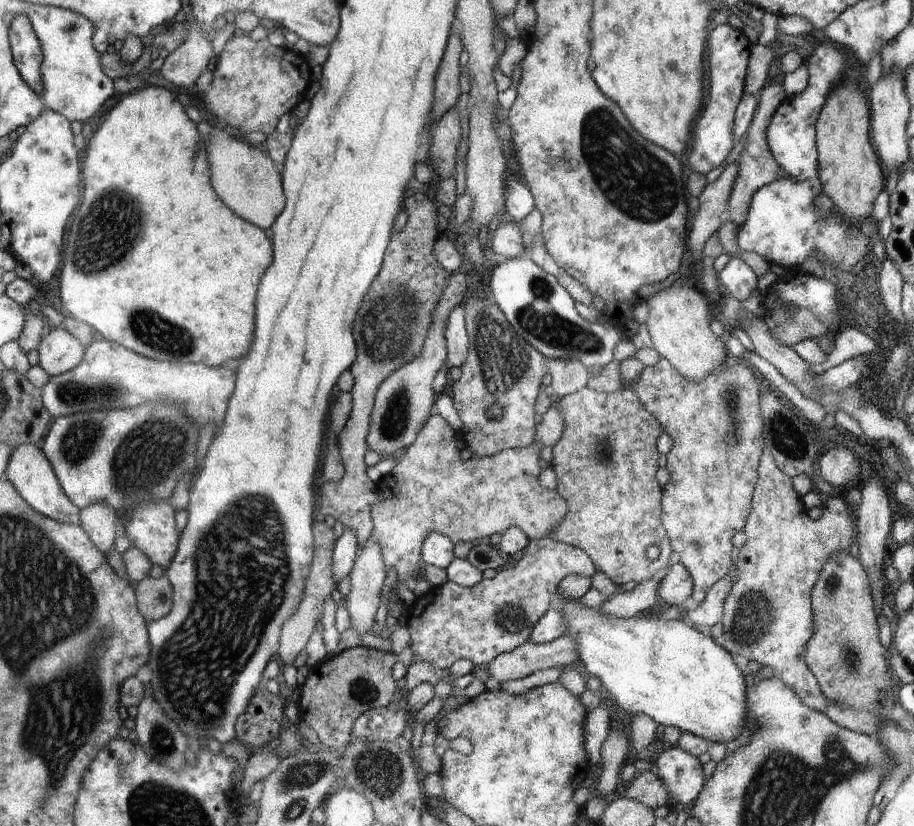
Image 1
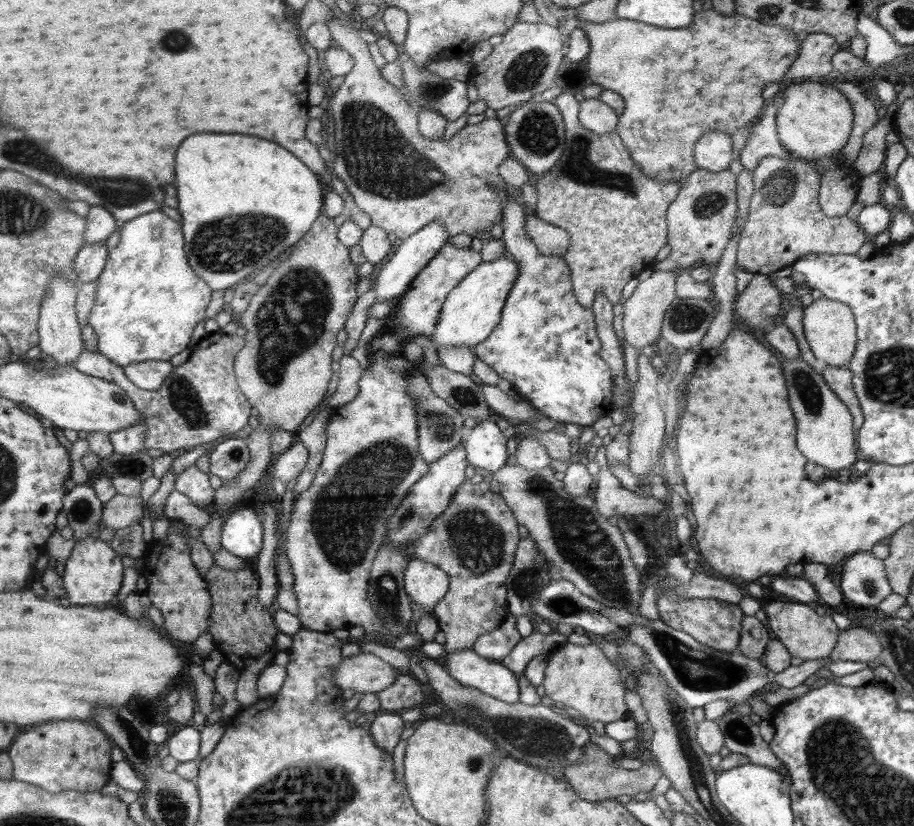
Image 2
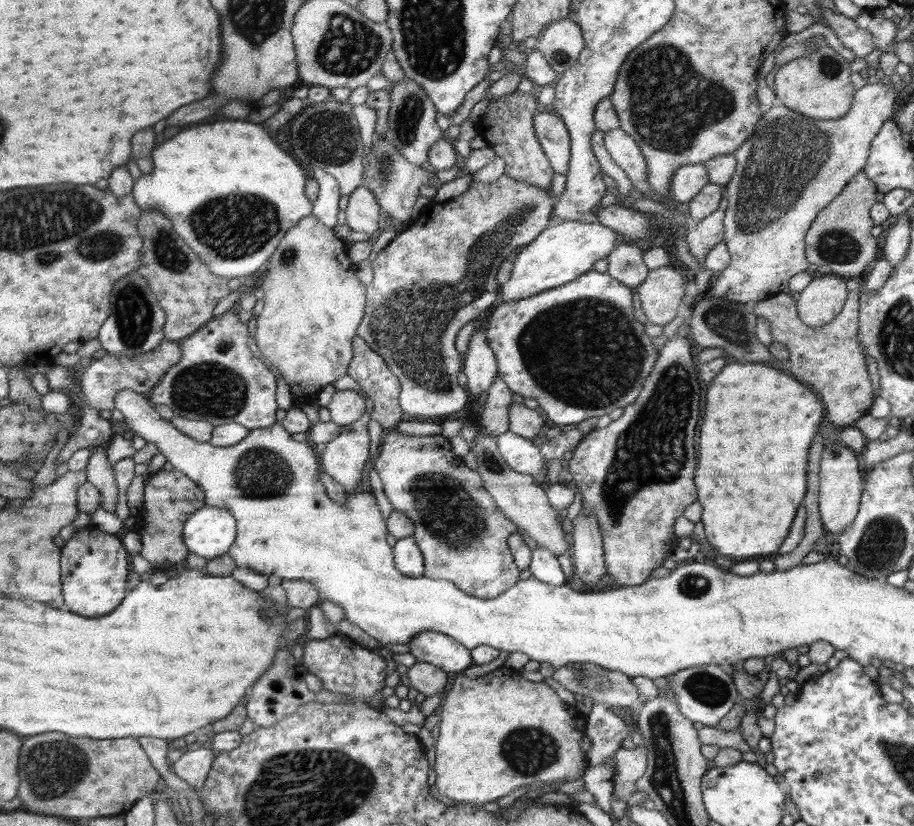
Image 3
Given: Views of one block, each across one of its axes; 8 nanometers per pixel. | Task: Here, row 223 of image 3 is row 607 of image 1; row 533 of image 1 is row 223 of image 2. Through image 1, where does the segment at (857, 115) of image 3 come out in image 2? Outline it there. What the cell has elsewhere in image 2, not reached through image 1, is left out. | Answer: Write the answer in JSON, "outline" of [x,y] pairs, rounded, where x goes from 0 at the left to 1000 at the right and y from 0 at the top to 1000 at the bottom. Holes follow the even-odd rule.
{"outline":[[[864,185],[862,191],[838,189],[824,208],[818,263],[807,292],[804,324],[821,333],[842,333],[886,308],[937,308],[950,285],[926,260],[904,262],[896,248],[898,213],[884,196]]]}

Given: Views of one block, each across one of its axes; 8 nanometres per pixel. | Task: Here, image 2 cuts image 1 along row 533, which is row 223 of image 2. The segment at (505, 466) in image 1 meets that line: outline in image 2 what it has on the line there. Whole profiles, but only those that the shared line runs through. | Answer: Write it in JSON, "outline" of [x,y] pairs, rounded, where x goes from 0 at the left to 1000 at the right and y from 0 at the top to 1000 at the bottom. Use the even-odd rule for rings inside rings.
{"outline":[[[364,19],[357,25],[357,30],[361,33],[361,40],[363,40],[363,48],[365,56],[370,56],[372,59],[383,64],[383,68],[387,73],[387,82],[377,92],[374,103],[367,107],[367,114],[364,114],[361,121],[361,137],[365,142],[367,150],[367,173],[368,173],[368,189],[365,191],[365,208],[367,213],[376,220],[381,232],[386,237],[392,252],[403,258],[405,262],[407,272],[411,272],[414,276],[420,277],[420,281],[431,281],[433,288],[442,291],[446,286],[457,281],[460,276],[464,276],[466,271],[473,269],[481,269],[490,286],[499,286],[499,283],[512,283],[515,288],[521,286],[527,286],[532,289],[535,287],[536,278],[540,276],[540,271],[549,272],[549,259],[551,259],[551,240],[563,236],[565,232],[554,224],[549,212],[545,208],[547,199],[558,190],[556,186],[555,169],[553,168],[551,149],[542,143],[531,143],[527,148],[520,151],[510,150],[503,159],[499,160],[492,169],[470,168],[462,165],[458,159],[457,138],[451,132],[449,125],[442,120],[439,108],[432,105],[428,100],[425,100],[420,93],[416,90],[416,82],[411,80],[409,73],[404,62],[404,54],[392,44],[391,34],[380,31],[373,28],[372,23]],[[579,253],[575,254],[573,263],[573,278],[593,308],[615,311],[621,301],[624,294],[621,281],[607,271],[595,269]]]}

